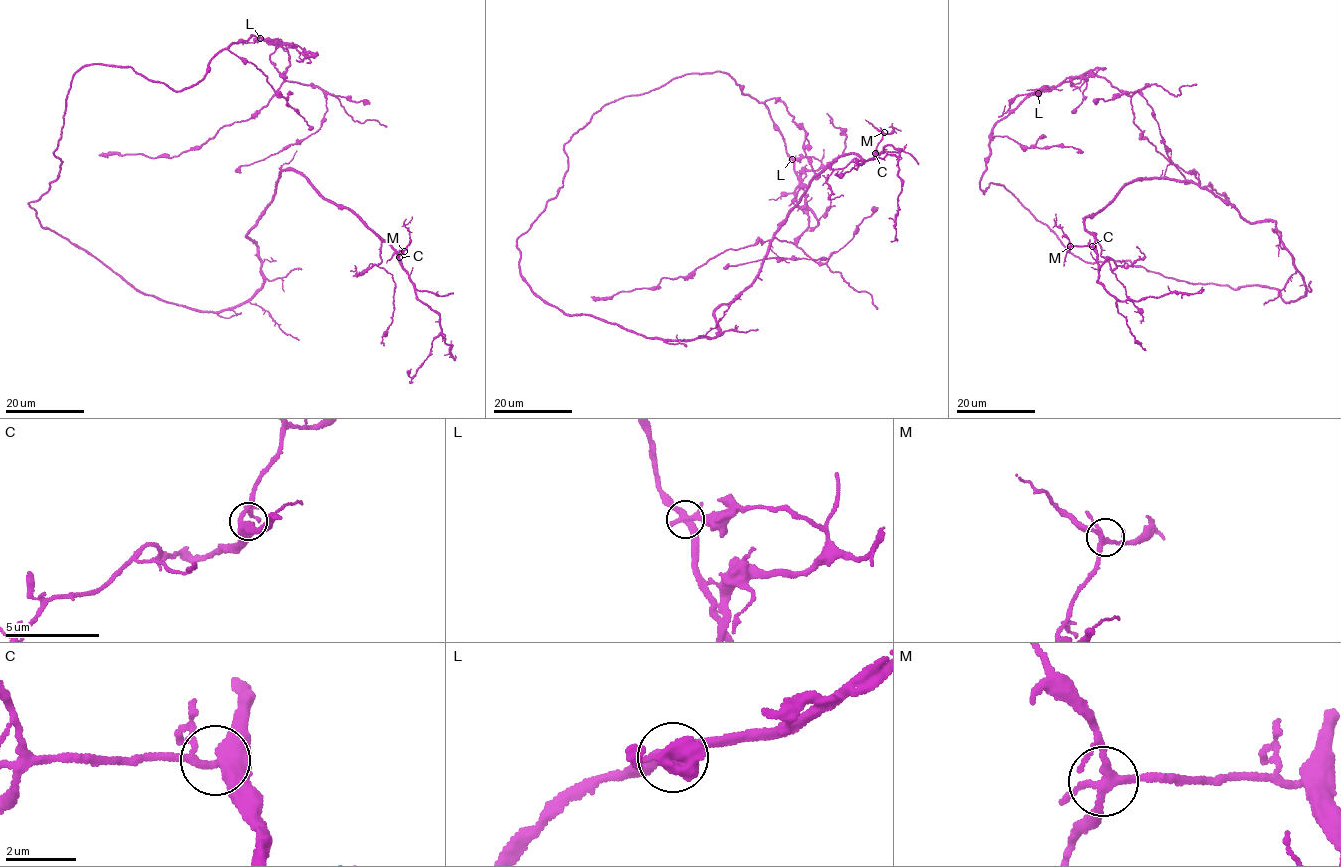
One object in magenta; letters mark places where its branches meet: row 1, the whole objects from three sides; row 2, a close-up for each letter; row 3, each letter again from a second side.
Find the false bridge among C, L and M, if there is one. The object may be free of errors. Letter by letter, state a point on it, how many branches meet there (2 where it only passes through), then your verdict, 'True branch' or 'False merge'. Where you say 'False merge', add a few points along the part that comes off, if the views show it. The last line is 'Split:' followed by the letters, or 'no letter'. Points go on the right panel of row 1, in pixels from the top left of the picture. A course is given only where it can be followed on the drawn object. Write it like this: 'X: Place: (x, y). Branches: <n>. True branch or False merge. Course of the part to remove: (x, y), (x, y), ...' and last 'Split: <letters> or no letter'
C: Place: (1092, 246). Branches: 4. True branch
L: Place: (1038, 93). Branches: 4. False merge. Course of the part to remove: (1038, 93), (1047, 85), (1049, 89), (1097, 68), (1096, 73), (1072, 90)
M: Place: (1070, 246). Branches: 4. True branch
Split: L

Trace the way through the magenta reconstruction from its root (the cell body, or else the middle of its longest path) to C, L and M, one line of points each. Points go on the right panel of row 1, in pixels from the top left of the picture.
C: (1214, 284), (1306, 296), (1275, 223), (1250, 223), (1191, 181), (1126, 185), (1085, 218), (1092, 246)
L: (1214, 284), (1129, 260), (1085, 263), (1003, 184), (984, 193), (991, 131), (1038, 93)
M: (1214, 284), (1306, 296), (1275, 223), (1250, 223), (1191, 181), (1139, 178), (1085, 218), (1092, 246), (1070, 246)

